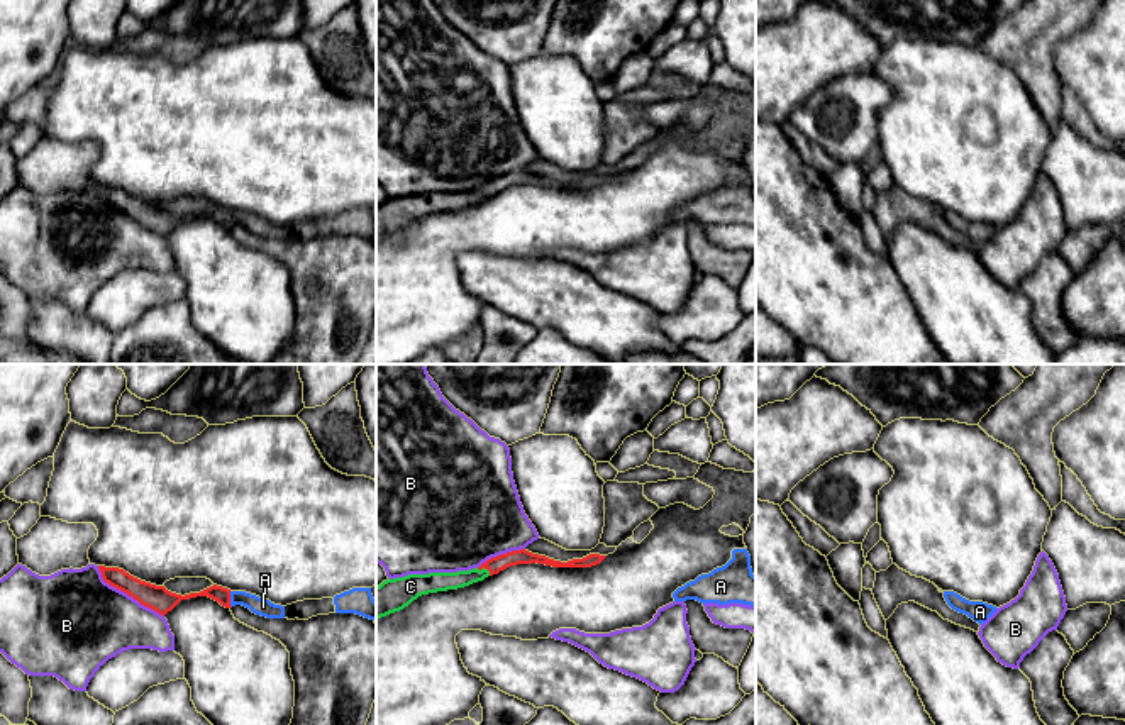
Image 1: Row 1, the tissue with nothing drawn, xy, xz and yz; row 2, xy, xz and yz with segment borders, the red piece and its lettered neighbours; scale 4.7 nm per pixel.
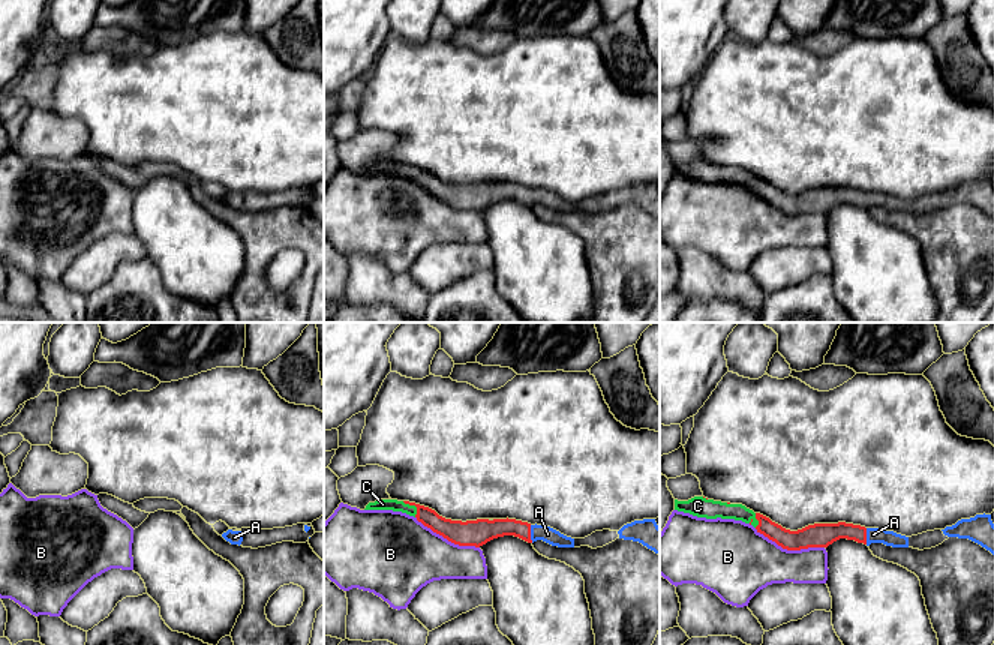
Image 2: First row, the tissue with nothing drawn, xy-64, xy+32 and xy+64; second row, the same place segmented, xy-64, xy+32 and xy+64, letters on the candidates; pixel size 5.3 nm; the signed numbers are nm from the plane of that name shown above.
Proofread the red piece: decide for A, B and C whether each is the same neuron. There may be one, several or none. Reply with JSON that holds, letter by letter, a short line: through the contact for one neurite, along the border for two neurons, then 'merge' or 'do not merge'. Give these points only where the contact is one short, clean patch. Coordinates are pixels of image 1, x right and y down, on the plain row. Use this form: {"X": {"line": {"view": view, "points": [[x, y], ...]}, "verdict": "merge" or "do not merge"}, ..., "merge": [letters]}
{"A": {"verdict": "merge"}, "B": {"verdict": "do not merge"}, "C": {"line": {"view": "xz", "points": [[495, 185], [485, 188], [466, 199], [434, 202]]}, "verdict": "merge"}, "merge": ["A", "C"]}

